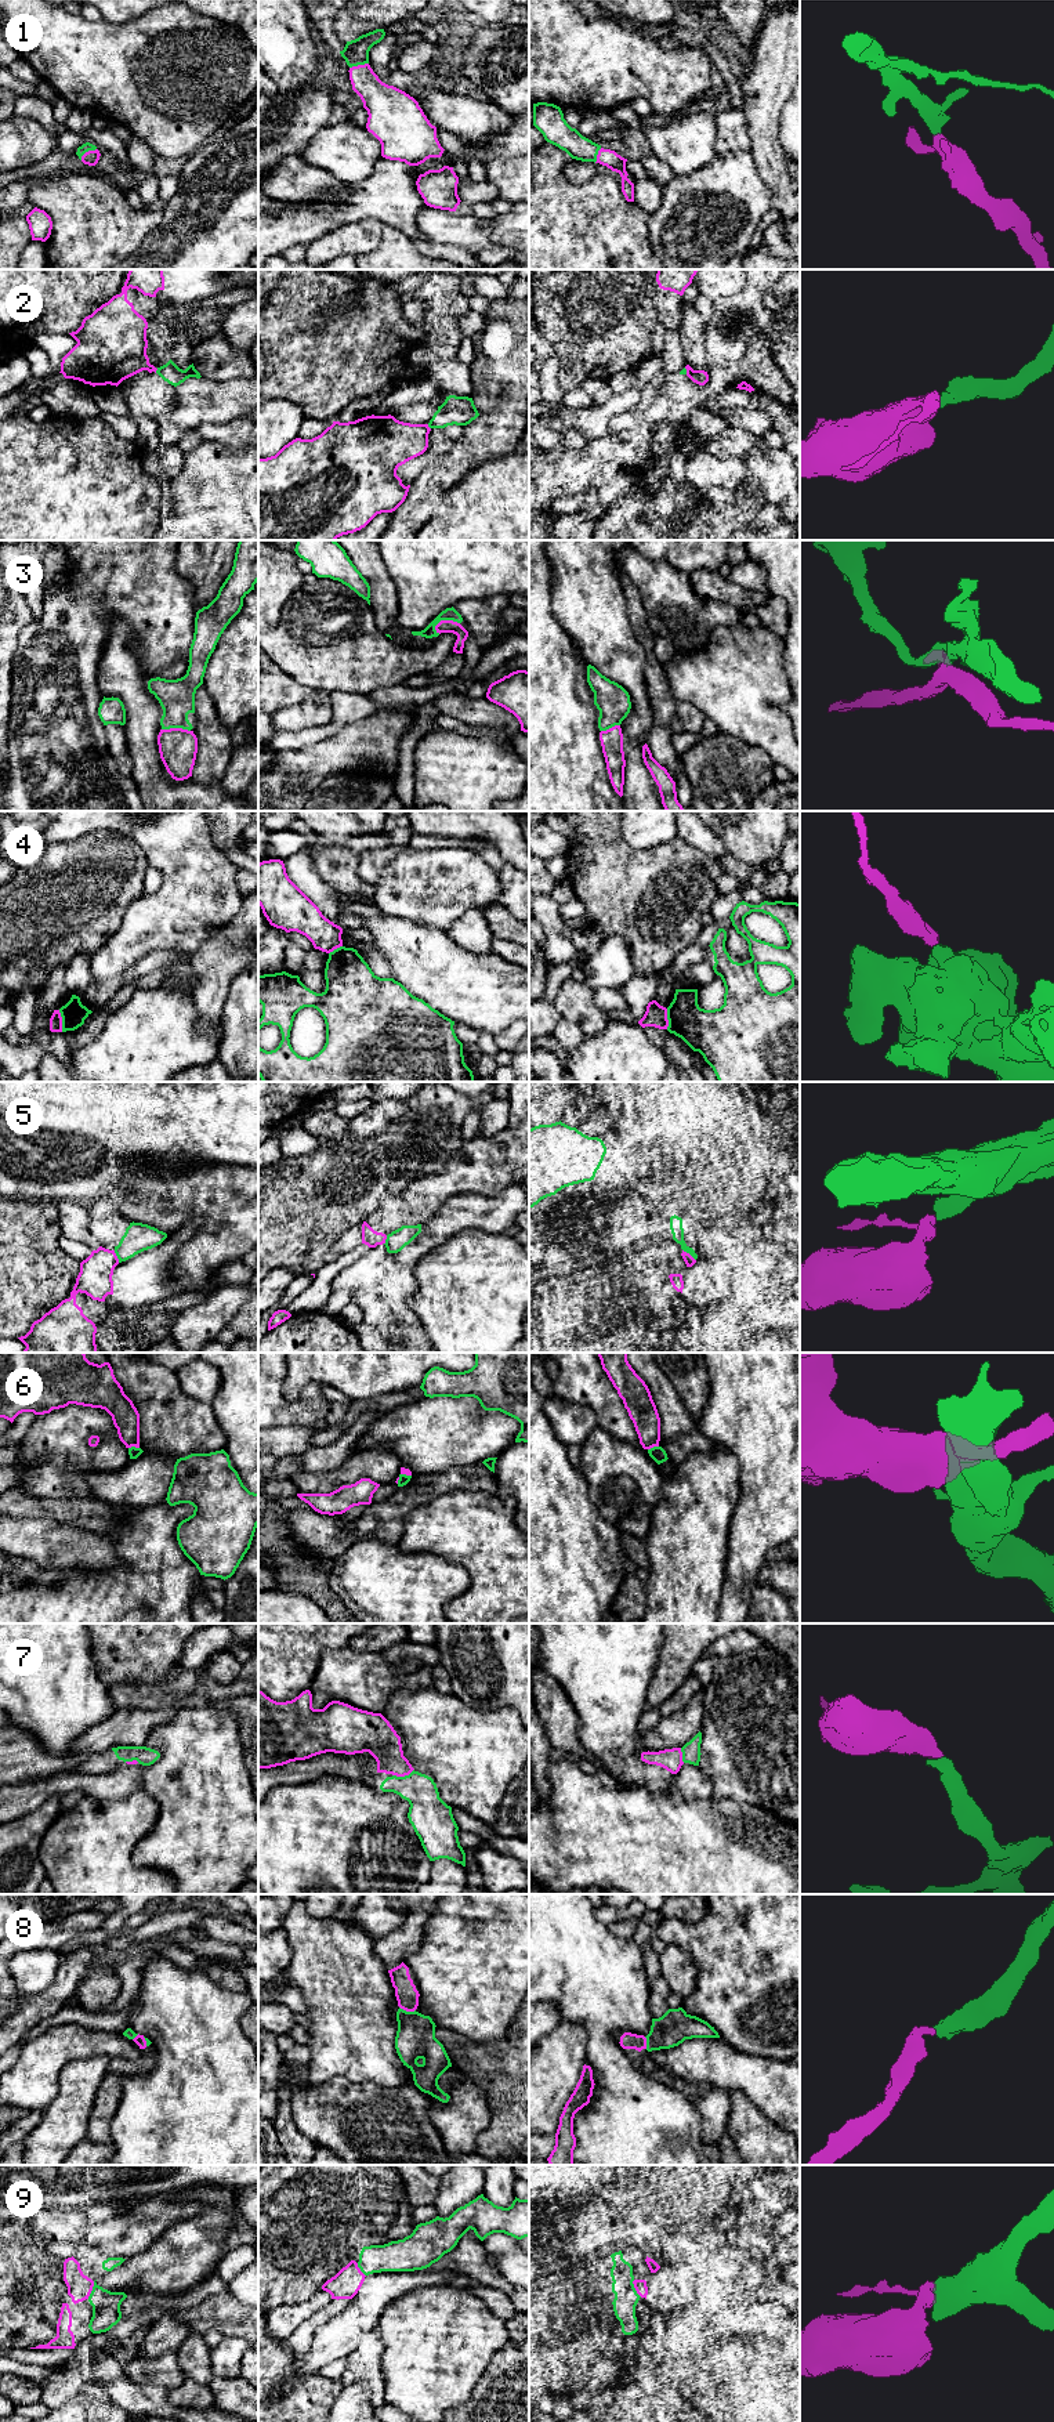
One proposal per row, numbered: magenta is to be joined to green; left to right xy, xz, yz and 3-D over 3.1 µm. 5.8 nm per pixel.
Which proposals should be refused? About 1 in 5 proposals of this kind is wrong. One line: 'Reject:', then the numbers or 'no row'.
Reject: 2, 3, 4, 5, 6

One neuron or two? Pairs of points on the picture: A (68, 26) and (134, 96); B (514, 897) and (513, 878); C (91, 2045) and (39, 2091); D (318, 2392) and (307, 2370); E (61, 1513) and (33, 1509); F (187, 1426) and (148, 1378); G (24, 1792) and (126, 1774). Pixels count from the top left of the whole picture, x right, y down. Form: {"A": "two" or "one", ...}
{"A": "one", "B": "one", "C": "one", "D": "two", "E": "one", "F": "one", "G": "one"}

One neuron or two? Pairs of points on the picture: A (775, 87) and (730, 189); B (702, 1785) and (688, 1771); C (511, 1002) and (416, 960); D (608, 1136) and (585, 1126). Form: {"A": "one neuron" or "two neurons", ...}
{"A": "two neurons", "B": "one neuron", "C": "one neuron", "D": "one neuron"}

